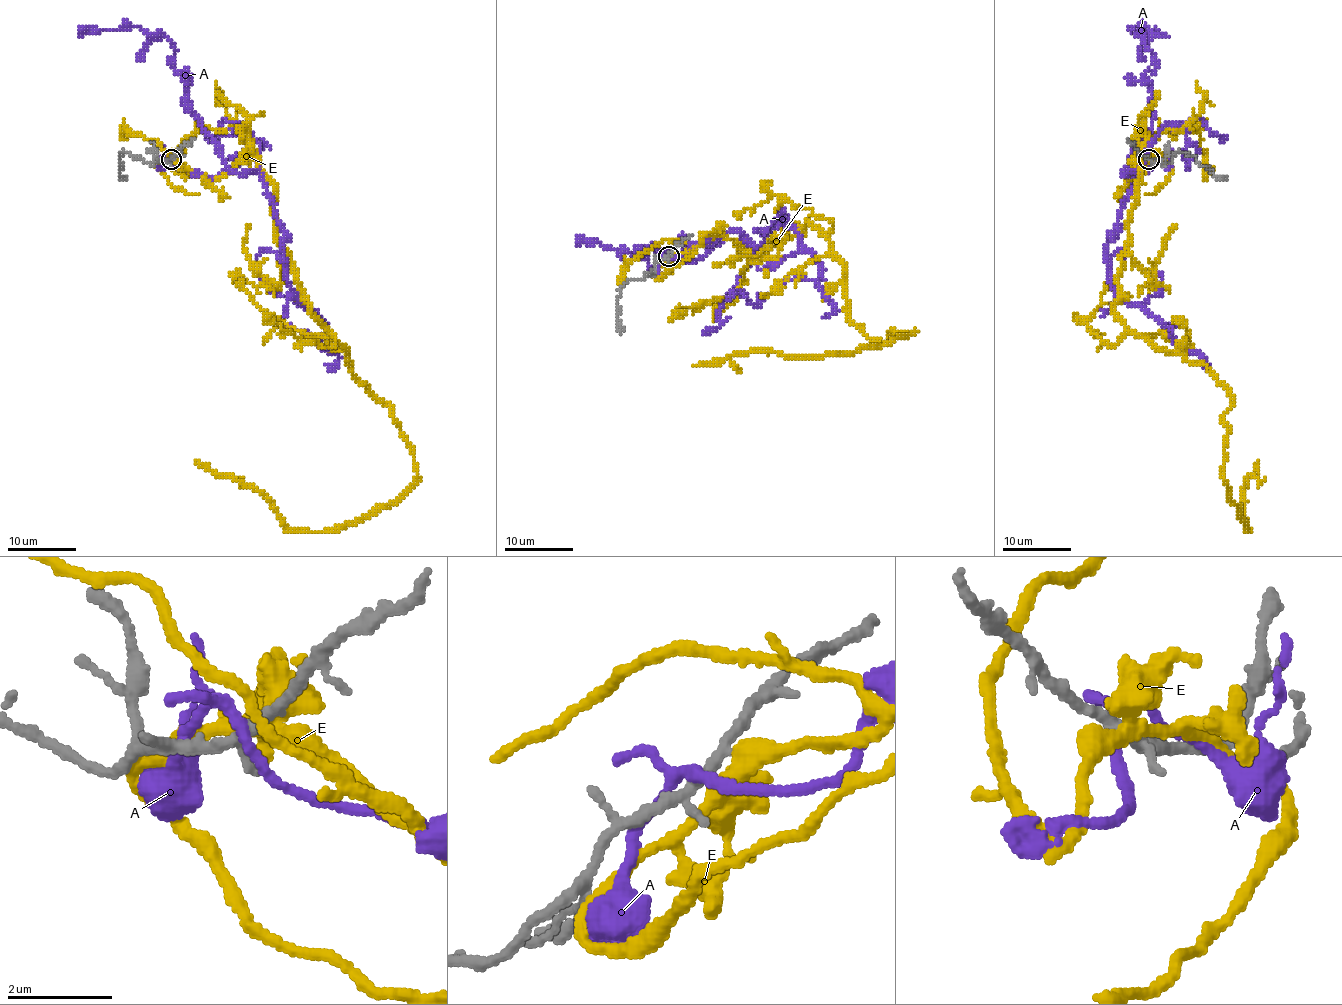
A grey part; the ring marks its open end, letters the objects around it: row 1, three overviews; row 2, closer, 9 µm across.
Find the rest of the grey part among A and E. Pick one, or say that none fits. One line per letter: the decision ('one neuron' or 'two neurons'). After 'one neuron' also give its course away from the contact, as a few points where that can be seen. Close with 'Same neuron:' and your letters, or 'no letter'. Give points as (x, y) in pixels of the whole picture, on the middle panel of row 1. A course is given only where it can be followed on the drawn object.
A: two neurons
E: one neuron | via (669, 256), (722, 234), (758, 248), (809, 222), (865, 335), (913, 330), (821, 357), (693, 364)
Same neuron: E

